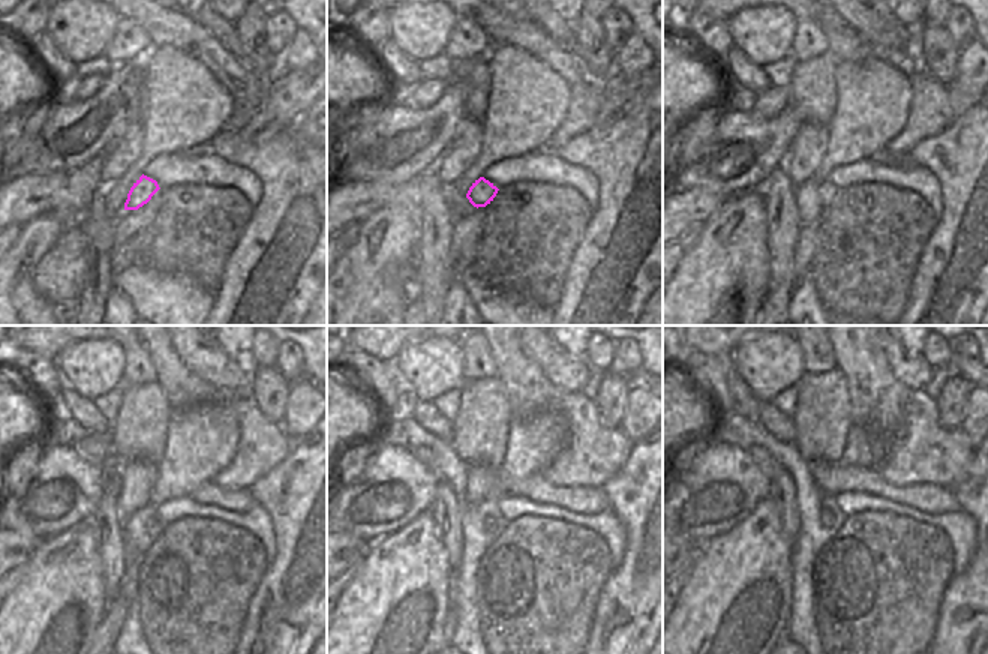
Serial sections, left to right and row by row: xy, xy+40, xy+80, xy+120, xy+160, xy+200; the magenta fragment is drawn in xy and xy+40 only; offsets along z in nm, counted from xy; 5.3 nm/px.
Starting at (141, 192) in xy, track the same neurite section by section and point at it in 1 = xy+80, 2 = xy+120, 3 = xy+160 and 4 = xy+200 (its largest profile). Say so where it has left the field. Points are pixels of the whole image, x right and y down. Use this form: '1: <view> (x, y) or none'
1: xy+80 (826, 191)
2: xy+120 (155, 527)
3: xy+160 (489, 522)
4: xy+200 (829, 519)

